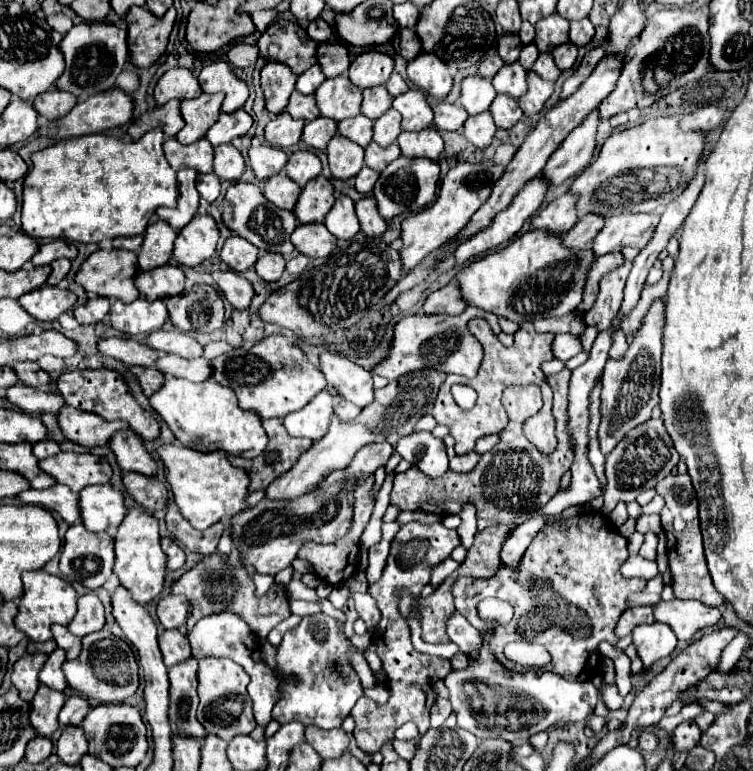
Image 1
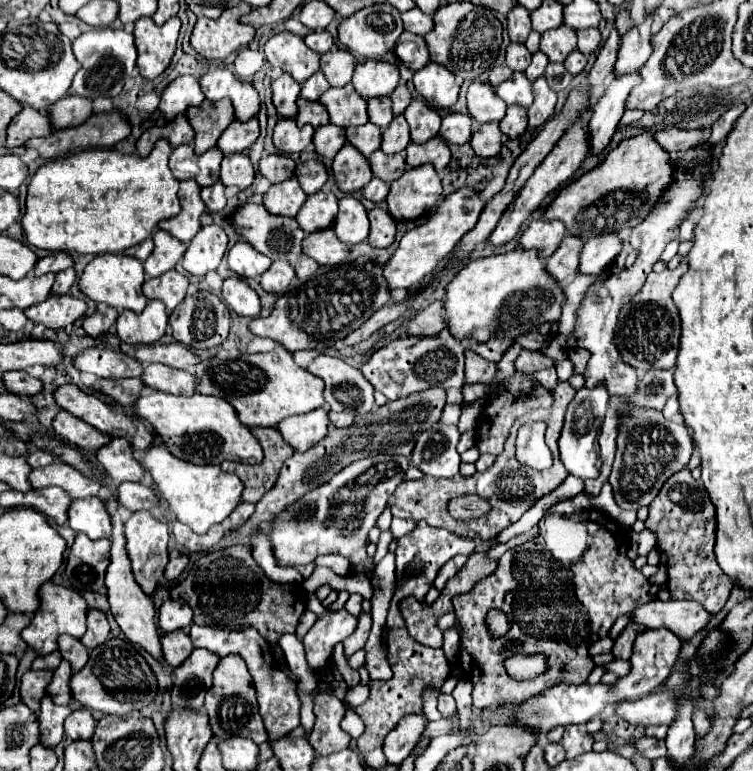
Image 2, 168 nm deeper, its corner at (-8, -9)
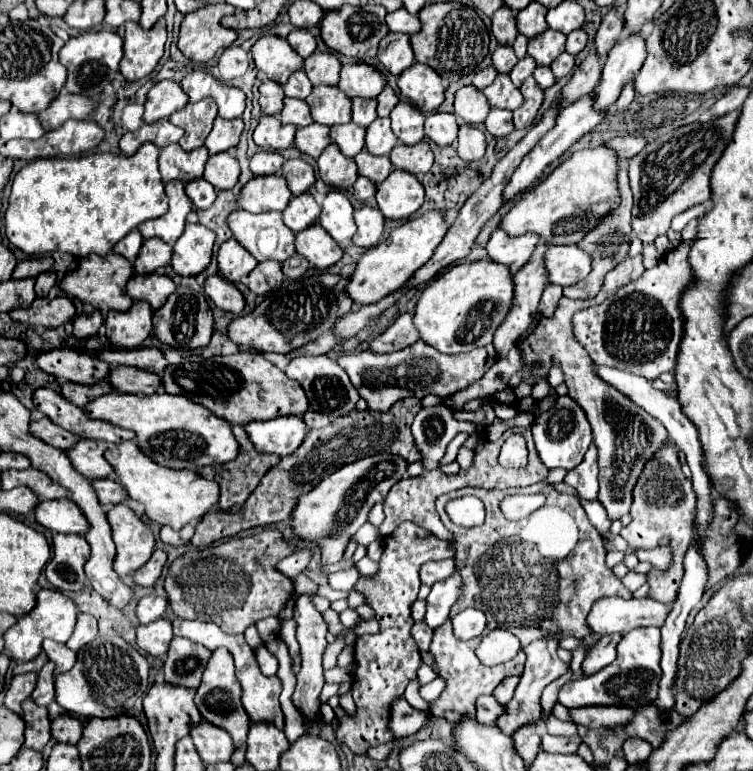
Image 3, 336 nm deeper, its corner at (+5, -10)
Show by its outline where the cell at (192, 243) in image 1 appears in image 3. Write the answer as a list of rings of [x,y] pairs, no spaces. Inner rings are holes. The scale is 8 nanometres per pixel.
[[[186,224],[184,234],[174,244],[172,270],[180,276],[196,276],[208,268],[216,234],[202,224]]]

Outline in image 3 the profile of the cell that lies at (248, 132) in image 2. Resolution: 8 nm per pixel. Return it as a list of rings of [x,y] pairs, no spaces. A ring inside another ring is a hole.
[[[216,118],[214,120],[214,128],[206,138],[206,148],[210,154],[218,154],[218,152],[226,152],[230,148],[234,148],[240,140],[244,122],[242,118],[238,120],[224,120],[224,118]]]

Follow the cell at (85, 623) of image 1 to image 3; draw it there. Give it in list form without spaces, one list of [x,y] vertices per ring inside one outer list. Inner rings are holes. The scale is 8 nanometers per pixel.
[[[78,614],[78,622],[74,628],[72,638],[66,642],[66,646],[74,652],[78,652],[82,646],[86,646],[88,642],[92,642],[98,634],[98,626],[96,626],[96,618],[90,614]]]

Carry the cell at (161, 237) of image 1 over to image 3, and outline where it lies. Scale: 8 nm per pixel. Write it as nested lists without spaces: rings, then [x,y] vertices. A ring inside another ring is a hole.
[[[160,238],[144,240],[142,250],[138,258],[134,260],[134,272],[136,274],[150,274],[156,270],[162,270],[172,258],[172,246],[162,242]]]

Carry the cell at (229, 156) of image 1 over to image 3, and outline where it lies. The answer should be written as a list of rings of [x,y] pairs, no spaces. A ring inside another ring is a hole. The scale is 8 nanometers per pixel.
[[[220,152],[208,158],[206,168],[204,168],[204,178],[216,188],[216,190],[230,190],[236,186],[240,176],[240,166],[238,160],[228,154]]]

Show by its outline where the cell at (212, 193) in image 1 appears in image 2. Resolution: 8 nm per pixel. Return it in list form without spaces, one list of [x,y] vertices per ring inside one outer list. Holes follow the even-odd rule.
[[[215,183],[215,185],[203,187],[201,189],[201,199],[207,205],[207,211],[211,211],[211,213],[221,211],[225,207],[225,185]]]

